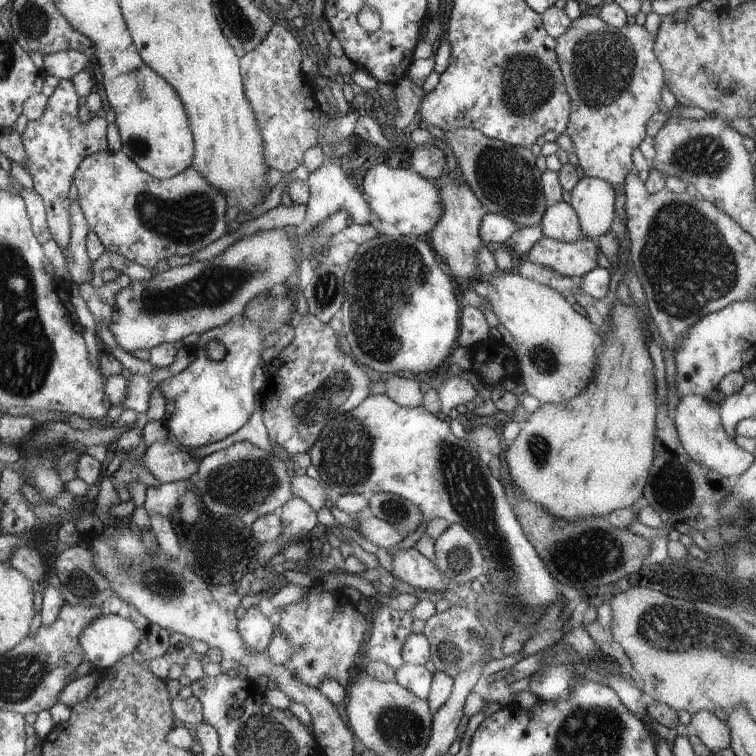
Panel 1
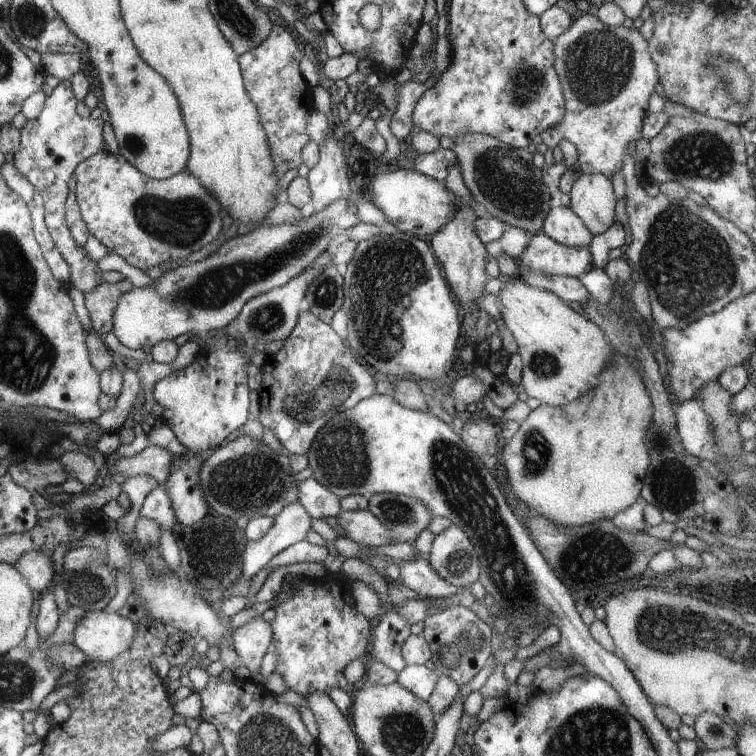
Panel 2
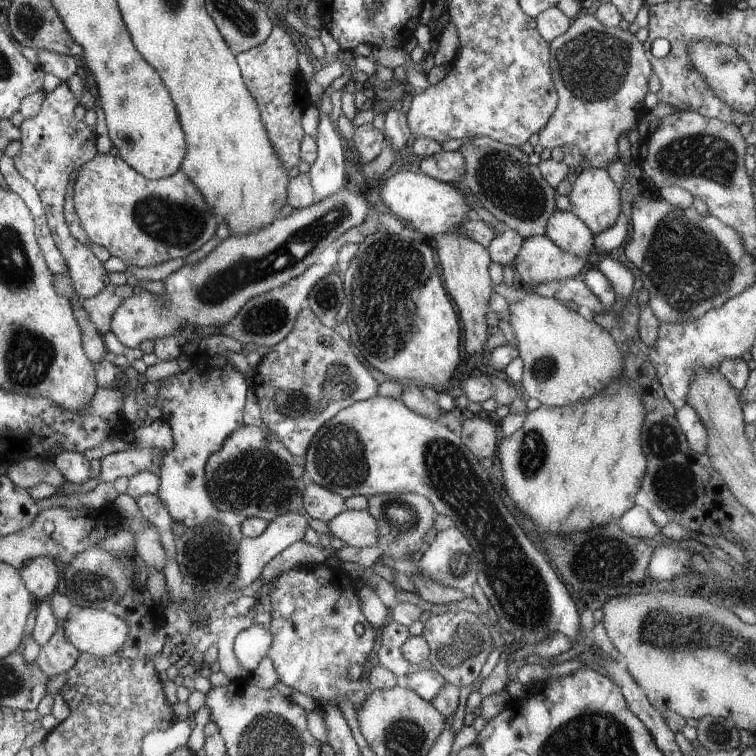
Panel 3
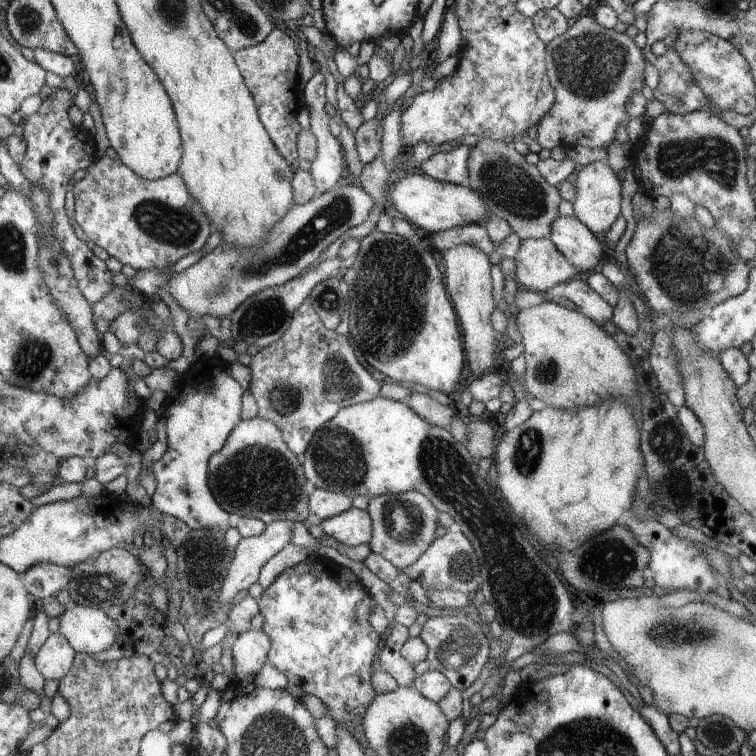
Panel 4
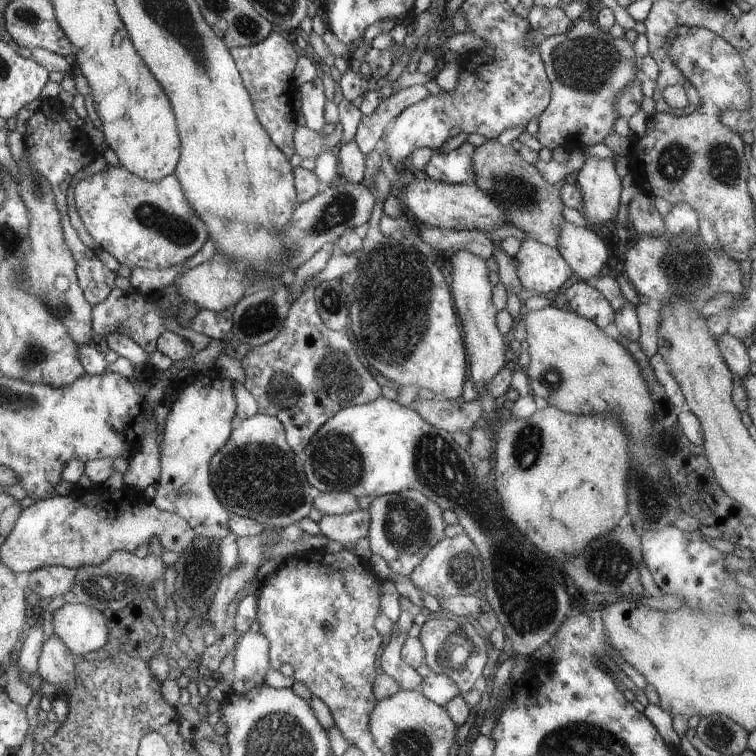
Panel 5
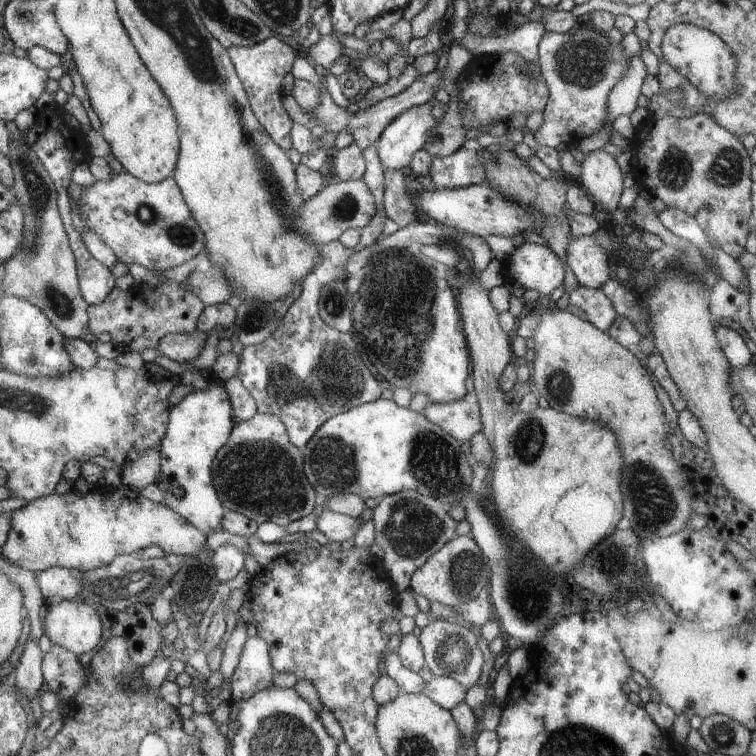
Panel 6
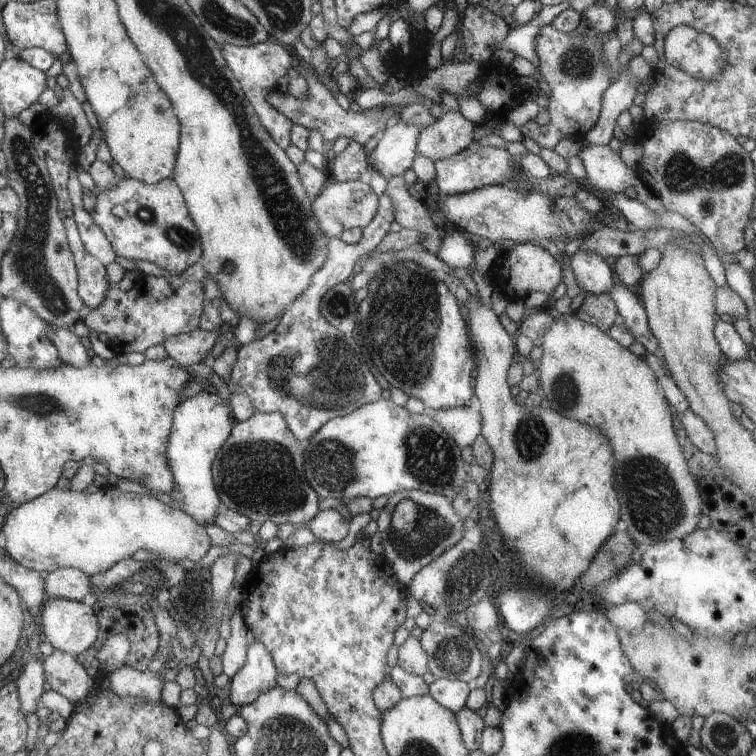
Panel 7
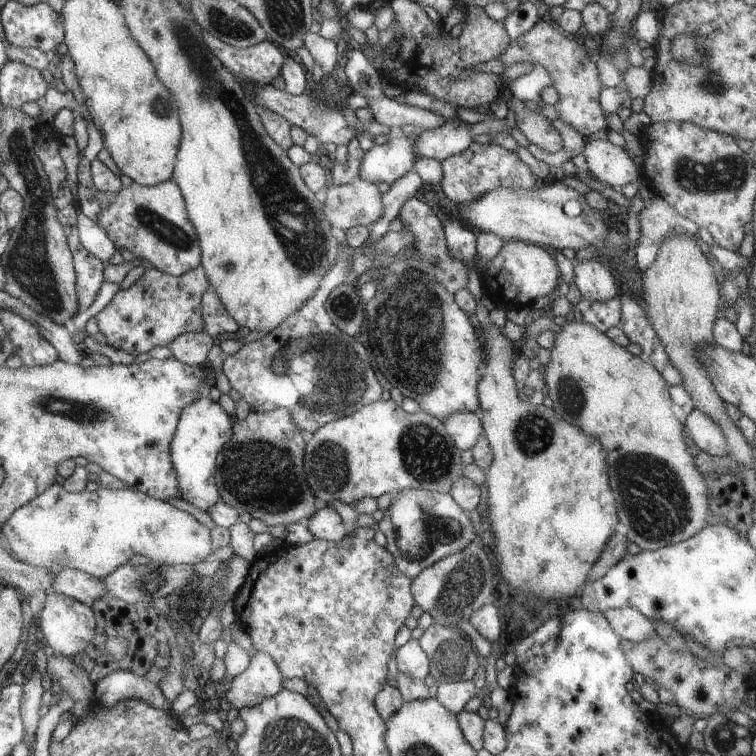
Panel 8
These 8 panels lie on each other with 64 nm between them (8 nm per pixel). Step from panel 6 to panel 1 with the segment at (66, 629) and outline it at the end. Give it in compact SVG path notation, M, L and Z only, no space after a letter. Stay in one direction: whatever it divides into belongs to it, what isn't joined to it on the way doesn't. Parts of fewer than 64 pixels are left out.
M107 612L84 628L79 643L83 656L102 671L131 655L139 640L140 632L132 619Z

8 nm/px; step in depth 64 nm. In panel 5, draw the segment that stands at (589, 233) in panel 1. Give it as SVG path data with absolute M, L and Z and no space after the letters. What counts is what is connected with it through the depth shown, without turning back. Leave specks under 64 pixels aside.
M588 158L577 172L576 185L580 188L582 204L579 212L586 219L588 228L608 224L616 221L619 212L622 186L627 181L622 181L616 172L615 162L611 158Z

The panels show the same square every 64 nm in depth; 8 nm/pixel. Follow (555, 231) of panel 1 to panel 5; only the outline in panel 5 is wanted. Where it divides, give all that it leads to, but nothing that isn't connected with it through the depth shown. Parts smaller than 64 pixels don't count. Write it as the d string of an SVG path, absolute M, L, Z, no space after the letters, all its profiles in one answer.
M566 220L559 230L557 250L570 264L574 279L588 284L599 278L610 254L608 246L590 228L581 228Z

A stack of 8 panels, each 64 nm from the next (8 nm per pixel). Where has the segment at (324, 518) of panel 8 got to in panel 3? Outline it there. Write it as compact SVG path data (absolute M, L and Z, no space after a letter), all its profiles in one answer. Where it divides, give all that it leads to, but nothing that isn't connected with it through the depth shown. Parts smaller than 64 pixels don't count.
M346 509L327 522L332 536L342 540L353 550L374 546L378 542L378 524L367 511Z

